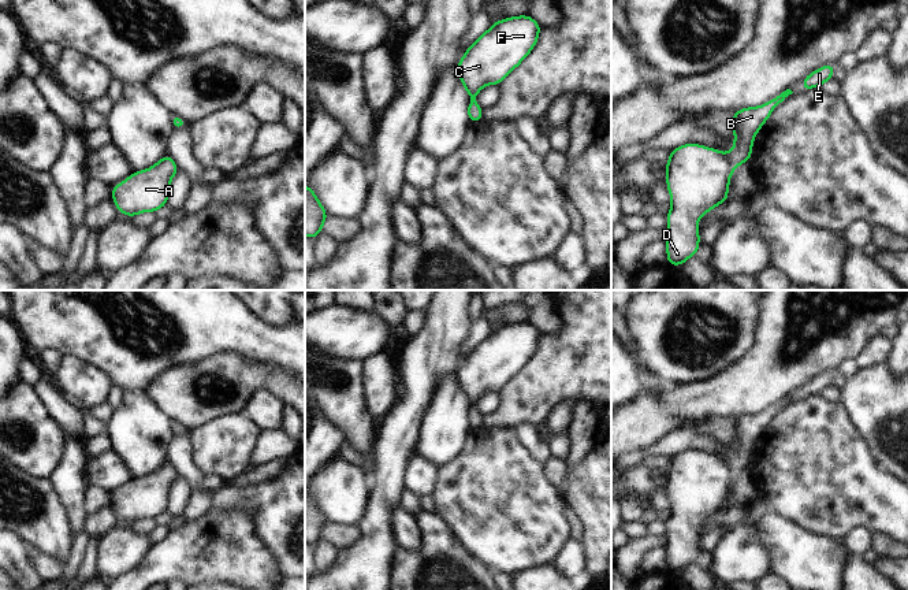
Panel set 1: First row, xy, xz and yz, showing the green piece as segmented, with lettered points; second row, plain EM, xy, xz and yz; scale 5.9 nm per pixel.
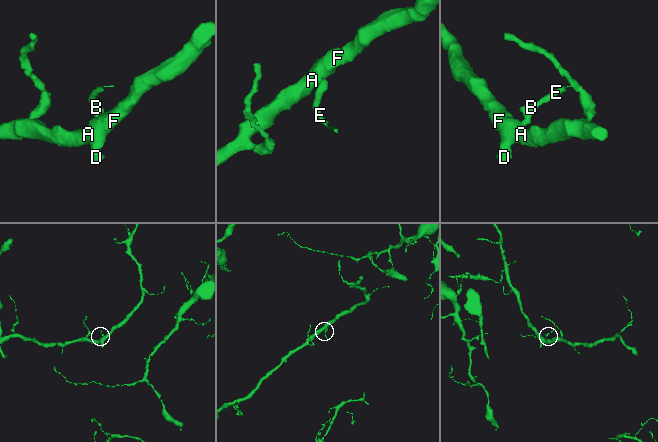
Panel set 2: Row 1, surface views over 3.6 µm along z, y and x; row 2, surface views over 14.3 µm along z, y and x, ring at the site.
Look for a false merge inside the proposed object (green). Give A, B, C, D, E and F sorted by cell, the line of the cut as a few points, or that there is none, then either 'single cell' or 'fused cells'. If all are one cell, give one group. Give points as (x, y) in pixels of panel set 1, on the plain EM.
groups A C D F / B E; cut yz (725, 462), (726, 467), (735, 474); fused cells

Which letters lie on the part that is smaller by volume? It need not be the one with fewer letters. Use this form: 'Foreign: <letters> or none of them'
Foreign: B, E

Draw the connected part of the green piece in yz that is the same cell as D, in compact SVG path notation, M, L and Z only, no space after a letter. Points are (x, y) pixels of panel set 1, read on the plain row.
M693 449L673 456L665 474L667 497L671 504L671 515L666 522L667 571L682 572L692 561L699 563L700 541L696 531L700 524L721 509L729 508L727 497L734 474L721 457Z

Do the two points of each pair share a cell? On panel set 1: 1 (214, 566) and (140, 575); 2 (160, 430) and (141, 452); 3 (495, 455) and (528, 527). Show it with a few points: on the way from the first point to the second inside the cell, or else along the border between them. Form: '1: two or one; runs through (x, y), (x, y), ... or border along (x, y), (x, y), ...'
1: one; runs through (196, 566), (157, 567)
2: one; runs through (153, 431), (144, 441), (144, 445)
3: one; runs through (495, 472), (495, 494), (510, 509)

